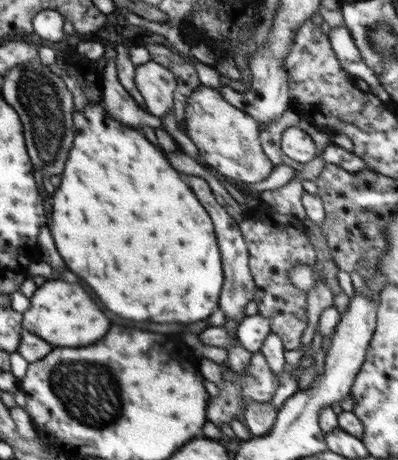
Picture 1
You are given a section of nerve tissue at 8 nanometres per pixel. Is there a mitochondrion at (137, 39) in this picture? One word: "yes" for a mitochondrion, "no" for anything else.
no

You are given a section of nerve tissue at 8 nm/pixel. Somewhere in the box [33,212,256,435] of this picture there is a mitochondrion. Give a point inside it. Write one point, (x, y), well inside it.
(103, 407)

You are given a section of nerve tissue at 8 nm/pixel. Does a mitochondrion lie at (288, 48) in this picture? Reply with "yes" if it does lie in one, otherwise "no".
no

